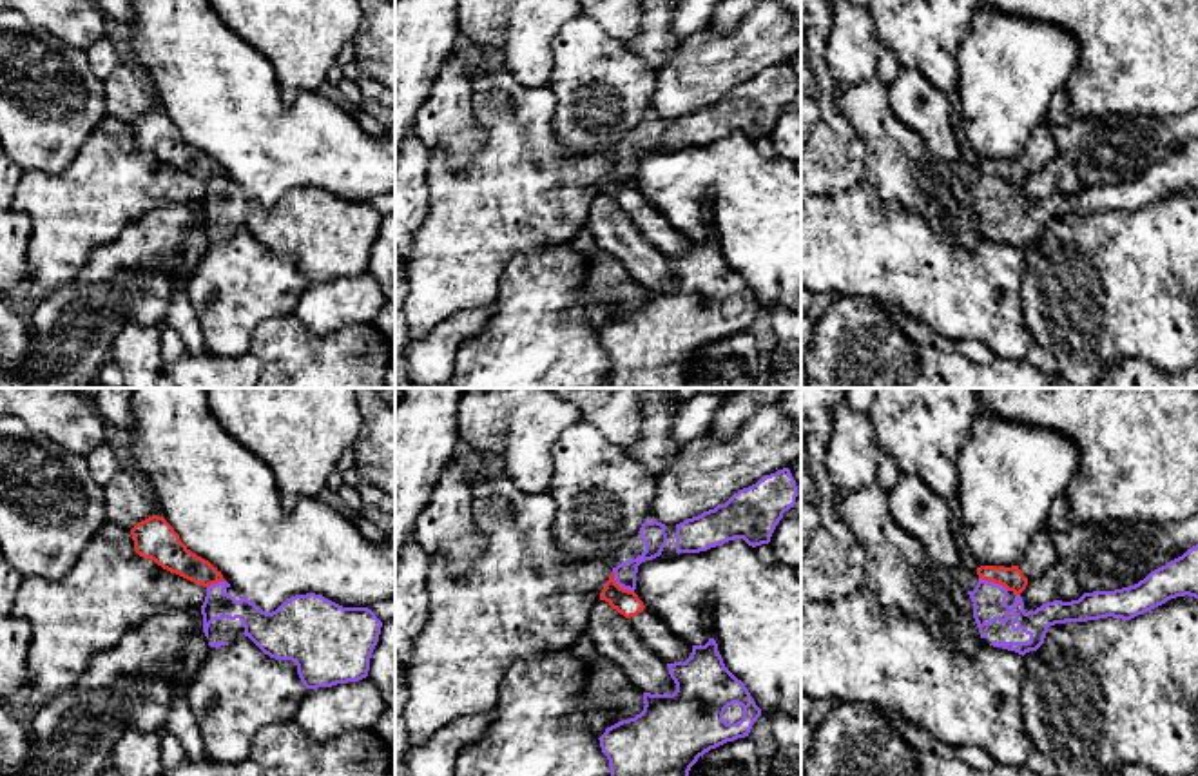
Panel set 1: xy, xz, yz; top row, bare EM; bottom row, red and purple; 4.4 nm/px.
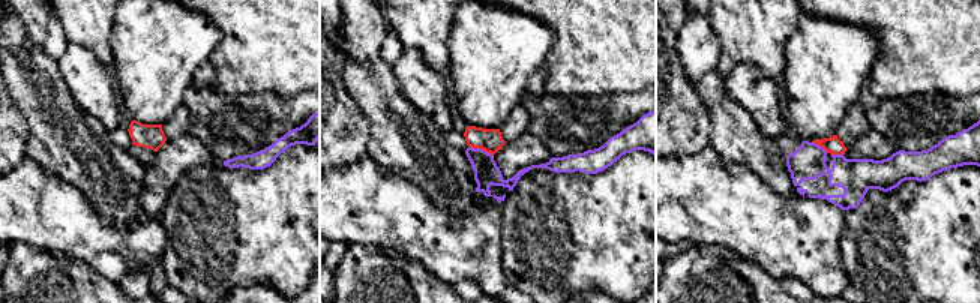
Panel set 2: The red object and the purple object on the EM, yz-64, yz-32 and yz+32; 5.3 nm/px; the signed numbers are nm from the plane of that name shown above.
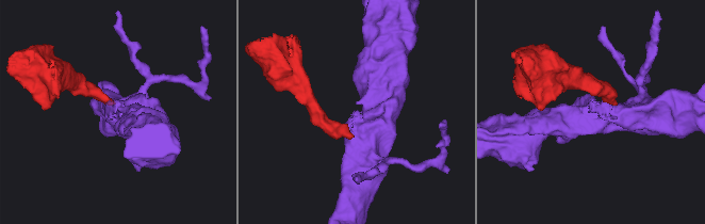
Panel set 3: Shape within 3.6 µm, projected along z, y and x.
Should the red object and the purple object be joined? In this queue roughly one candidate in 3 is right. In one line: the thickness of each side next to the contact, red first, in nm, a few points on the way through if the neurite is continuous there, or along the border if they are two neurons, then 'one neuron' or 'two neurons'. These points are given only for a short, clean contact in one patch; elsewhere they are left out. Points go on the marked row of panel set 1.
calibres 110 and 100 nm; border xz (611, 572), (620, 586), (633, 591); two neurons

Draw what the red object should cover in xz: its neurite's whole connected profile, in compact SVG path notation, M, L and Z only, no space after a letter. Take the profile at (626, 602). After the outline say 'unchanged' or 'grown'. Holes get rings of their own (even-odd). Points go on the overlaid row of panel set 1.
M613 571L600 593L600 600L605 600L613 609L623 615L643 645L656 653L665 664L685 662L691 656L692 645L674 635L651 613L634 591L620 587Z; grown

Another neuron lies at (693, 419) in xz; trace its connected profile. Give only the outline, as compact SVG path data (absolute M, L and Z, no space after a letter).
M729 388L725 393L698 392L692 399L685 401L674 415L672 435L678 442L687 444L705 435L716 410L738 388Z

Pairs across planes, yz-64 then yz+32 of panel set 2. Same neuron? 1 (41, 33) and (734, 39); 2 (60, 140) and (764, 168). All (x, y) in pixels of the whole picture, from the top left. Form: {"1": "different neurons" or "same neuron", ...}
{"1": "different neurons", "2": "same neuron"}

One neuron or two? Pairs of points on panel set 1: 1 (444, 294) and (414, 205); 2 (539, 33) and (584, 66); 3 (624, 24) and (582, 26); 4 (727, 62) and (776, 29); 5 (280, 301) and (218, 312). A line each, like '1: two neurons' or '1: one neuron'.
1: two neurons
2: two neurons
3: two neurons
4: one neuron
5: one neuron

